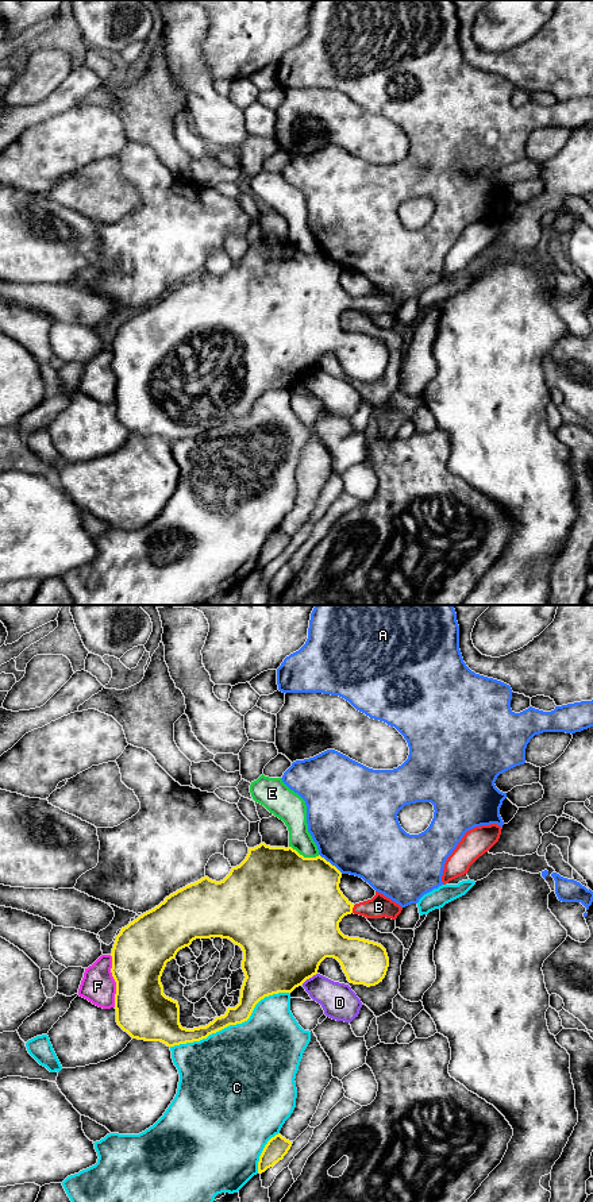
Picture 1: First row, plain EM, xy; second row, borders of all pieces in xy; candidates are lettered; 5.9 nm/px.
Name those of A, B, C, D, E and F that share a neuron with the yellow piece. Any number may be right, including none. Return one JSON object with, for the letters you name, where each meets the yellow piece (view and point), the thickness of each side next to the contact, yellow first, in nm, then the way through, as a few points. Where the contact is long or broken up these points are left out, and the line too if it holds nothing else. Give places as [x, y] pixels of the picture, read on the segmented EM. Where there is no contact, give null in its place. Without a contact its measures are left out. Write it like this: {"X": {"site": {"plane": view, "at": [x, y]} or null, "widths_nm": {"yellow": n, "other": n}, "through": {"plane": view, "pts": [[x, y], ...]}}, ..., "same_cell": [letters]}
{"B": {"site": {"plane": "xy", "at": [351, 909]}, "widths_nm": {"yellow": 400, "other": 140}, "through": {"plane": "xy", "pts": [[310, 905], [351, 909], [378, 906]]}}, "same_cell": ["B"]}

